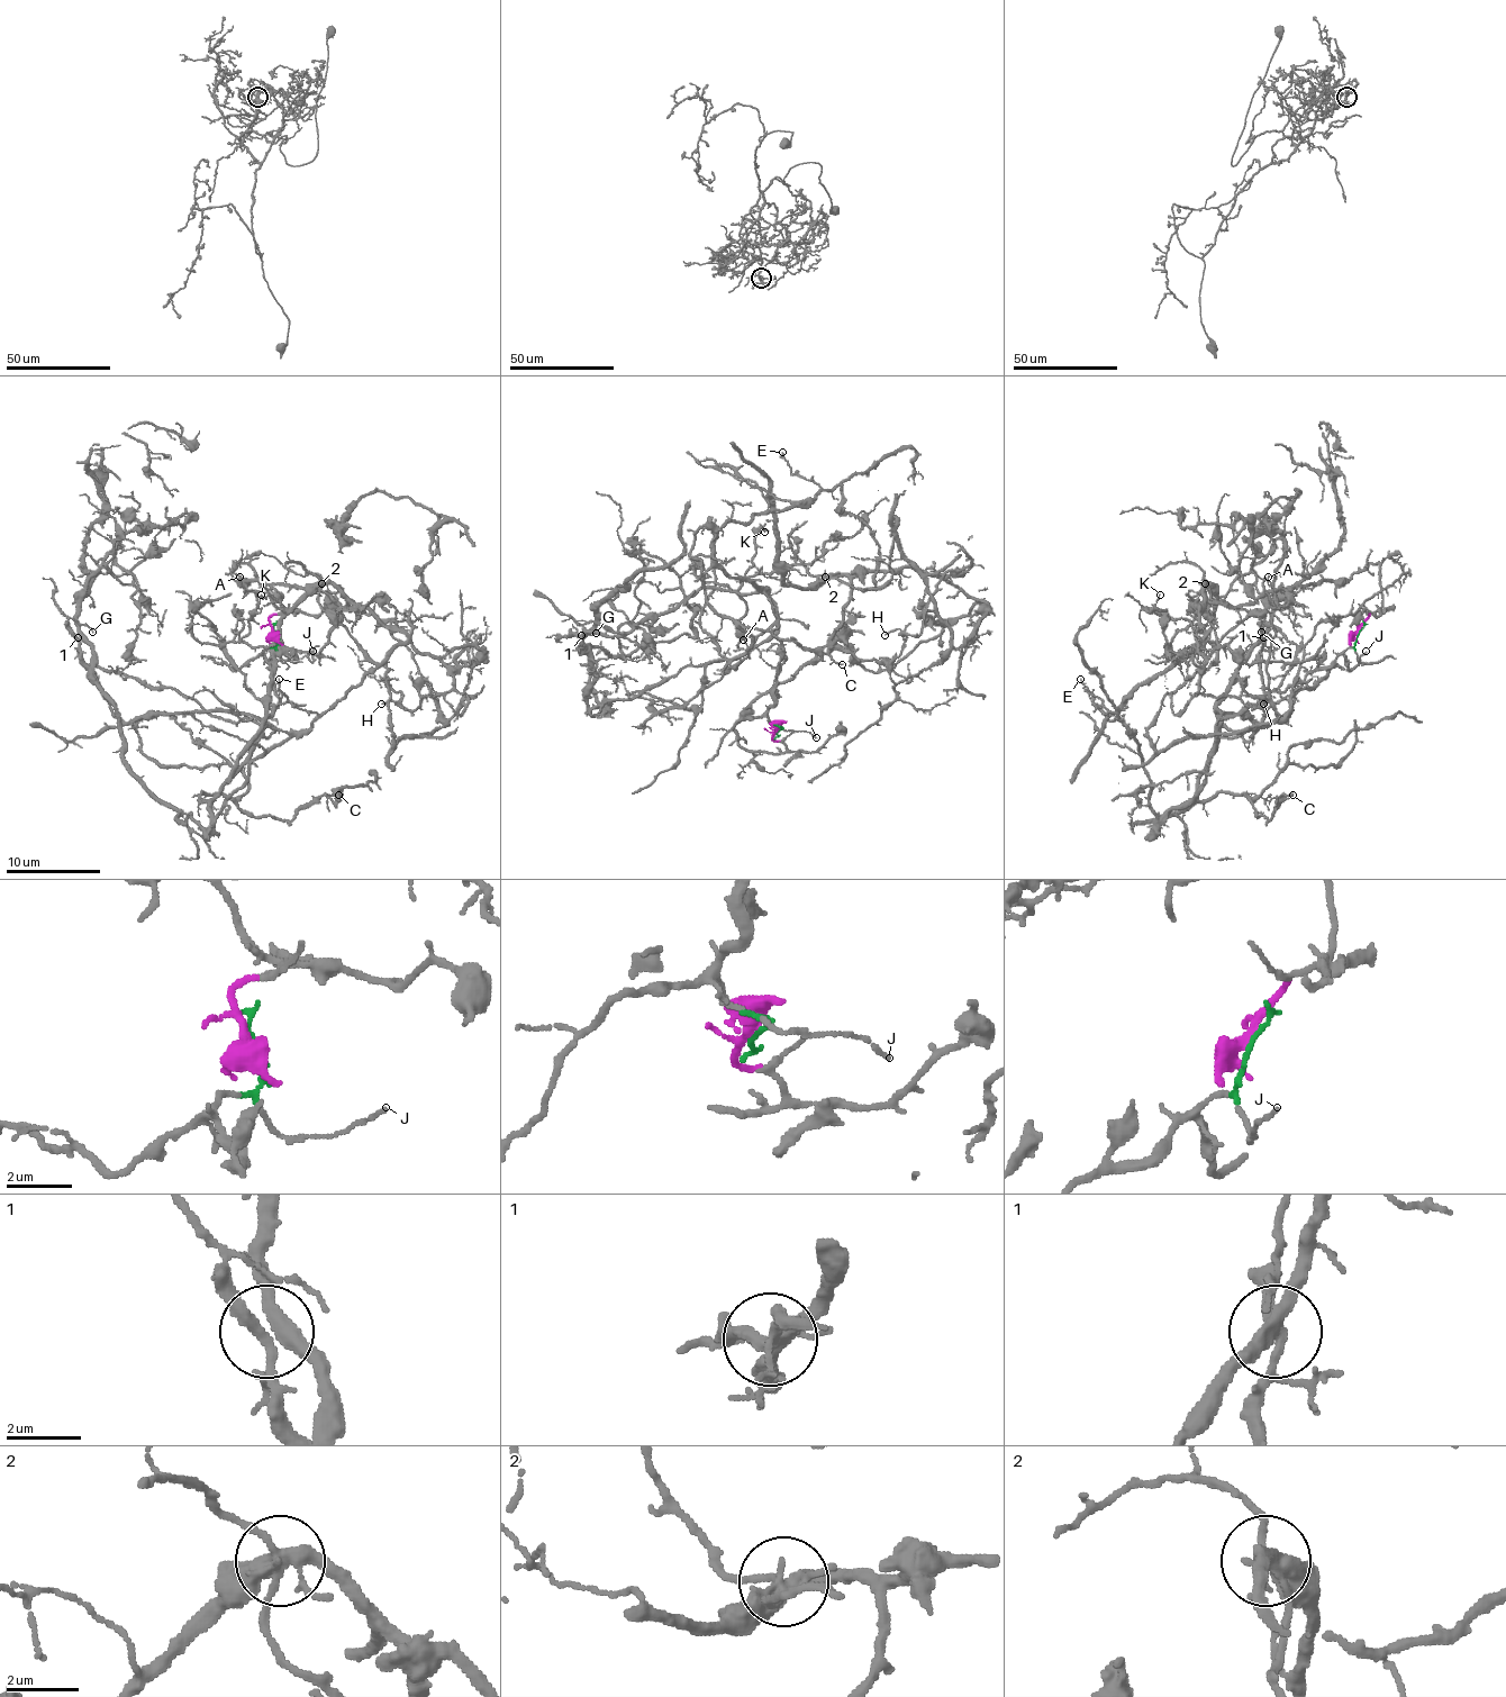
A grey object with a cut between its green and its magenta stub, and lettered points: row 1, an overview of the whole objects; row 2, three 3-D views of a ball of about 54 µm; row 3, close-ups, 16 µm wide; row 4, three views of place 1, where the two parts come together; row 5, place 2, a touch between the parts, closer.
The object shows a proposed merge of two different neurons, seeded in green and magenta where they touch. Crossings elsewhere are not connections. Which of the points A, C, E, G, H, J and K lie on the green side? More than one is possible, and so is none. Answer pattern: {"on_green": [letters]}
{"on_green": ["C", "E", "G", "J"]}

